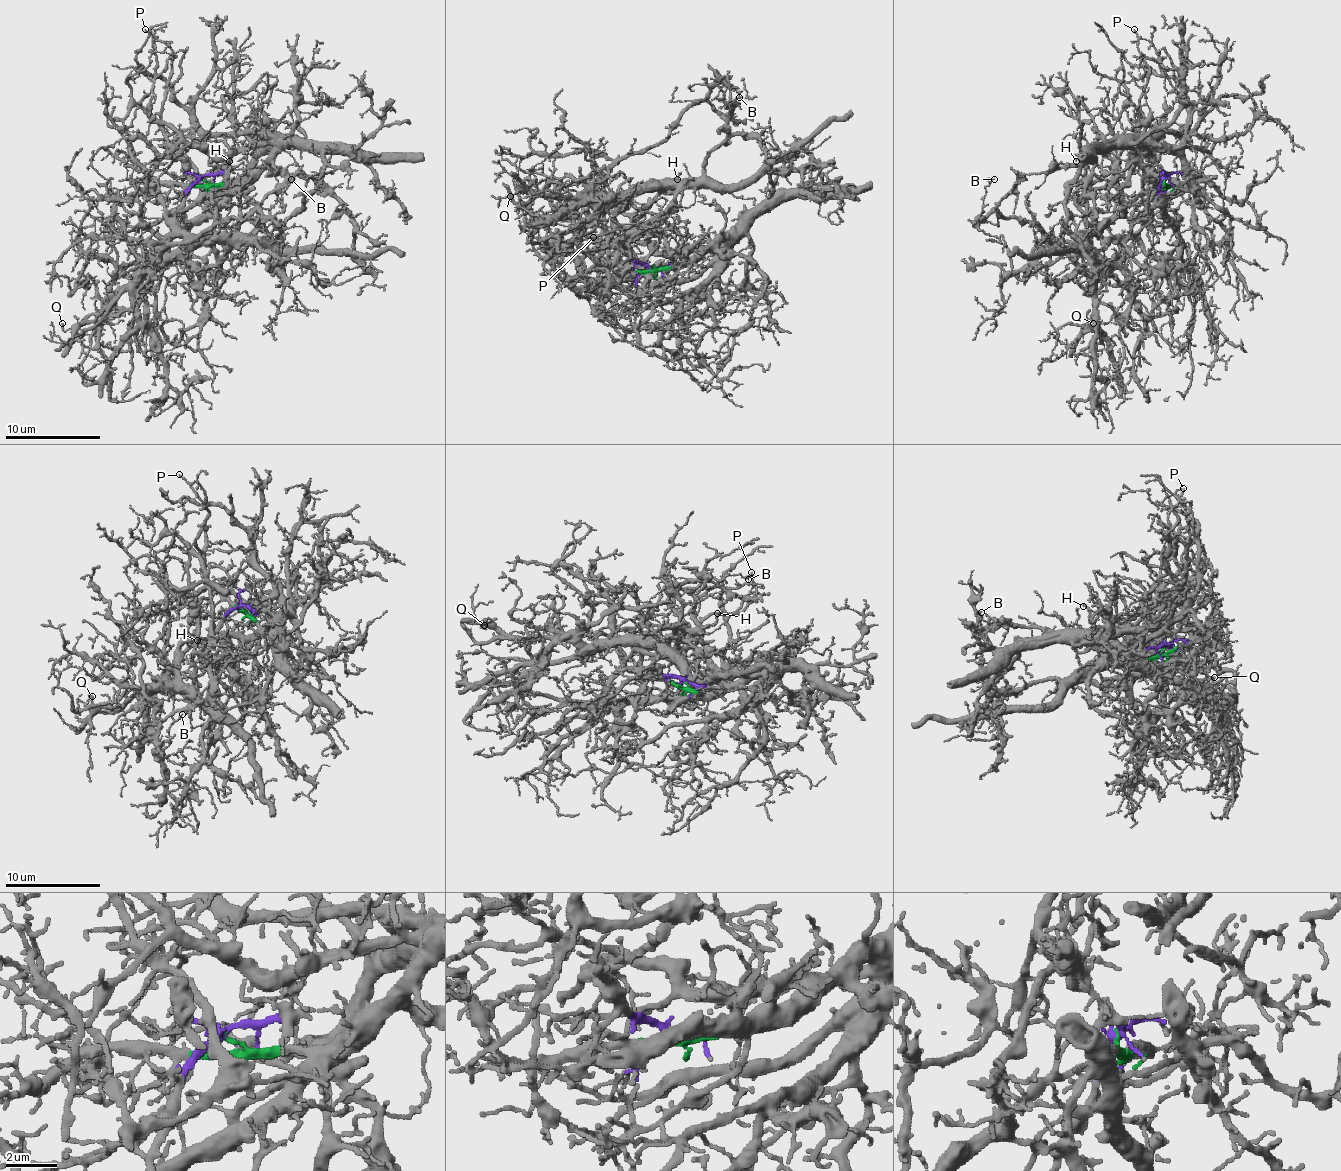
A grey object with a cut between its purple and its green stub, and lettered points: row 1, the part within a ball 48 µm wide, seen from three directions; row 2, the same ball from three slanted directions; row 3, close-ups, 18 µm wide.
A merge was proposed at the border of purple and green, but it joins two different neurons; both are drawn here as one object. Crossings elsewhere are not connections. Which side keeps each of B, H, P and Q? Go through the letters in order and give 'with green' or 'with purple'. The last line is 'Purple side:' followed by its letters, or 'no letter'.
B: with purple
H: with purple
P: with purple
Q: with purple
Purple side: B, H, P, Q

